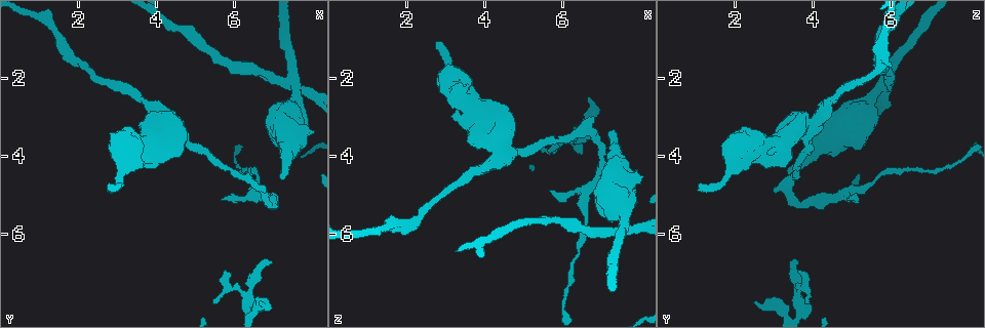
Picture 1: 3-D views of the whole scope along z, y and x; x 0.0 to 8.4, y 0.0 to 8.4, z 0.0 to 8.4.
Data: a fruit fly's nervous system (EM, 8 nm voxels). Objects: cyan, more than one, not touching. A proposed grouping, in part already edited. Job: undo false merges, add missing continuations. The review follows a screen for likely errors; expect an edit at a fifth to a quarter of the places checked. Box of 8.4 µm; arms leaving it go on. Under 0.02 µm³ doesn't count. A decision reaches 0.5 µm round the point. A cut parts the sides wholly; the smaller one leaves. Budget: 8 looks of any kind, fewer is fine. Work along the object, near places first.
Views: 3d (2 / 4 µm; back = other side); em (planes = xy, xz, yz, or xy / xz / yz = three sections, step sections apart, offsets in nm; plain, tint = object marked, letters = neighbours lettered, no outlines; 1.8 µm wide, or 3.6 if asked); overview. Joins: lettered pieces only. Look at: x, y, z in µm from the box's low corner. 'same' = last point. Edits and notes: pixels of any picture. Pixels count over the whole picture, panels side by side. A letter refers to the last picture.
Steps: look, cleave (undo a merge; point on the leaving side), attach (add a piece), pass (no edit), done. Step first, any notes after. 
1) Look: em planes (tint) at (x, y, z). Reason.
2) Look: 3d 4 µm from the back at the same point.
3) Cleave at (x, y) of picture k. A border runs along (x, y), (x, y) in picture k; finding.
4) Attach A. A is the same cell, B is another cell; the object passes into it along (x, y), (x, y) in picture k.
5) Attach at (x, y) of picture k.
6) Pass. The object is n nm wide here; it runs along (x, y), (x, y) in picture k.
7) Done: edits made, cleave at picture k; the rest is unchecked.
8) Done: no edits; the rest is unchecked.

Look: em yz step 16 (letters) at (5.65, 5.15, 4.85). Thin end.

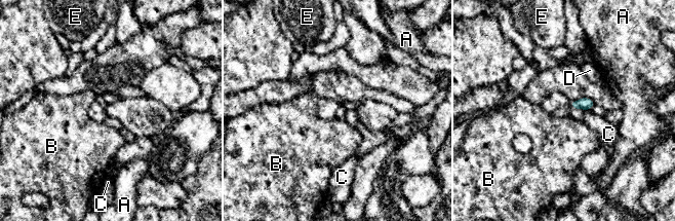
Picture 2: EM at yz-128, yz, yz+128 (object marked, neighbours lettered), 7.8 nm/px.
Look: em planes (letters) at the same point. Cut it another way.

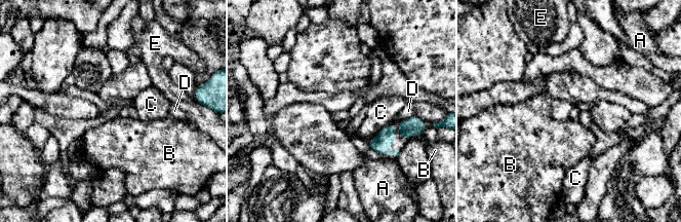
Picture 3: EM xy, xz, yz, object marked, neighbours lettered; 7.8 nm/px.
Pass. A, B, C, D and E are other cells; a border runs along (391, 122), (373, 139), (366, 142) in picture 3; no lettered piece goes on from it.

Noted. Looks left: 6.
Look: 3d 4 µm at (2.75, 4.70, 1.15). Tapers out.

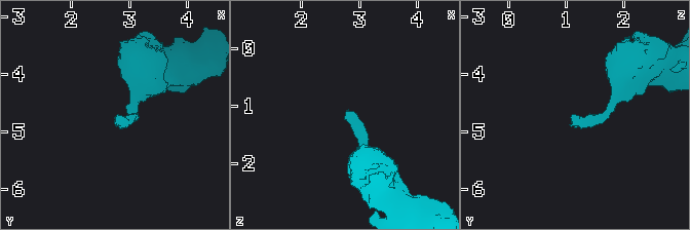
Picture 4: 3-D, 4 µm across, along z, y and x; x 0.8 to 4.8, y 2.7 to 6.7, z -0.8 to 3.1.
Look: em planes (letters) at (2.80, 4.70, 1.10). Shape alone is not enough.

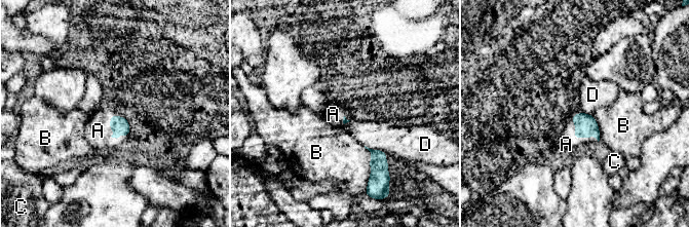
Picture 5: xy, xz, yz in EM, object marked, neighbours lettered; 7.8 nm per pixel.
Attach A. A is the same cell, B, C and D are other cells; the object passes into it along (585, 125), (575, 137), (566, 144) in picture 5; it goes on there.

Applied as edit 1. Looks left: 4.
Look: em planes (tint) at (6.95, 6.75, 3.60). Branch stops here.

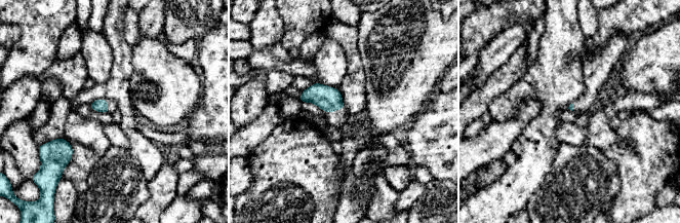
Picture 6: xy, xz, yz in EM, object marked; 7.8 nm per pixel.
Look: em planes (letters) at the same point.

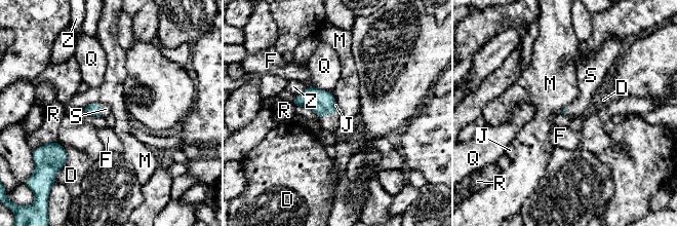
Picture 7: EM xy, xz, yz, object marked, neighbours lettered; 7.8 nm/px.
Attach S. S is the same cell, D, F, J, M, Q, R and Z are other cells; the object passes into it along (322, 103), (329, 114), (331, 123) in picture 7; the neuron continues.

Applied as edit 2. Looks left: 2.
Done: edits made, attach at picture 5, attach at picture 7; the rest is unchecked.

